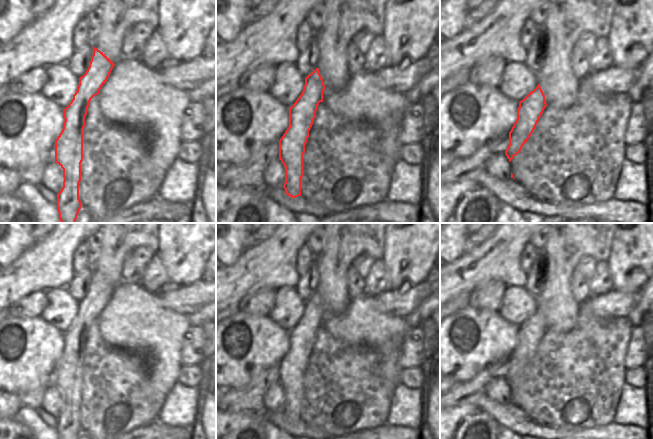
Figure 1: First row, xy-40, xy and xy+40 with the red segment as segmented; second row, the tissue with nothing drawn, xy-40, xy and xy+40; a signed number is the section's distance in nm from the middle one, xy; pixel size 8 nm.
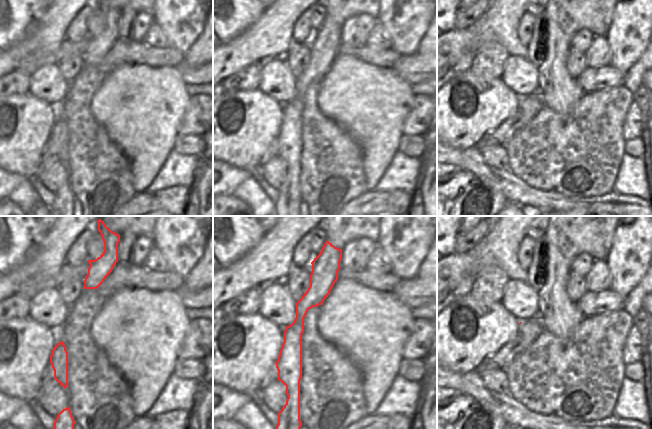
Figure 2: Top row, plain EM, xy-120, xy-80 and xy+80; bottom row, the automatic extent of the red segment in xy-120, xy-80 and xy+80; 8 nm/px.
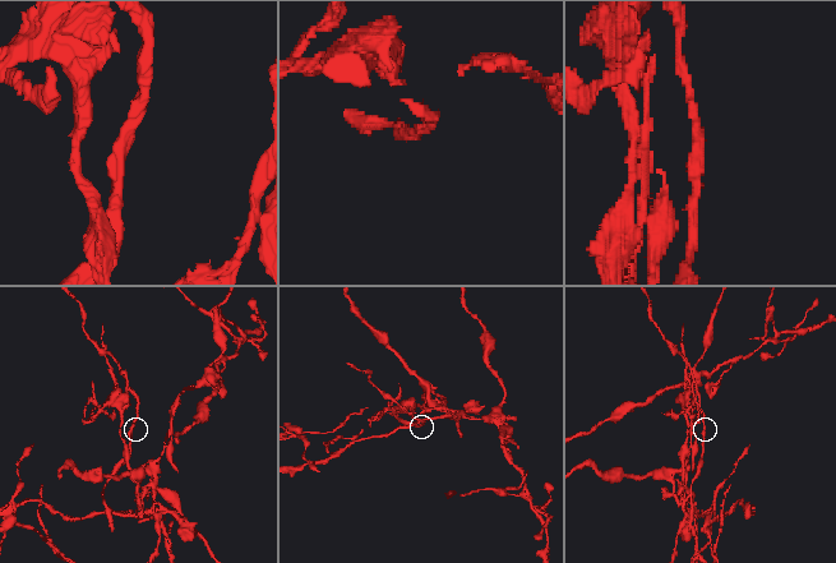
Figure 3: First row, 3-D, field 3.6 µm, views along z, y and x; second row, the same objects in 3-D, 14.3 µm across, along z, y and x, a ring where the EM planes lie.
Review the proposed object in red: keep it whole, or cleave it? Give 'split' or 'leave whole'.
split

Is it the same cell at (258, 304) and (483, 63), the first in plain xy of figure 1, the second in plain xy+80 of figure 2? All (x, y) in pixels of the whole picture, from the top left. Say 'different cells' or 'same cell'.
same cell

